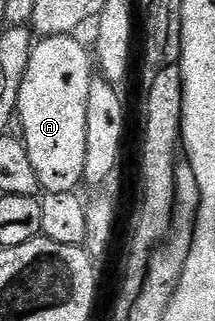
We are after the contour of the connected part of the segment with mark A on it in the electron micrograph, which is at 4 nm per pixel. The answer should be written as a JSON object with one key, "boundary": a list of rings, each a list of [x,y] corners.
{"boundary":[[[74,34],[41,37],[31,47],[28,70],[24,70],[24,82],[20,82],[16,120],[22,123],[20,139],[26,145],[43,193],[73,192],[84,179],[92,56],[78,38]]]}

